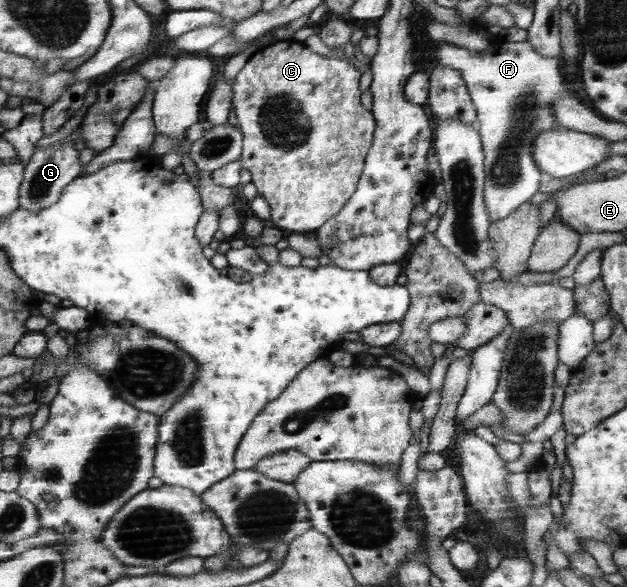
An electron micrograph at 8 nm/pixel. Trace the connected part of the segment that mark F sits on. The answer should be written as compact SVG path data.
M524 40L503 41L500 45L491 41L480 51L468 51L444 41L439 42L432 57L435 66L454 68L465 80L477 114L470 126L478 133L483 150L484 208L489 223L504 219L539 189L541 169L534 164L534 139L542 131L556 129L553 101L566 94L560 56L542 57Z

